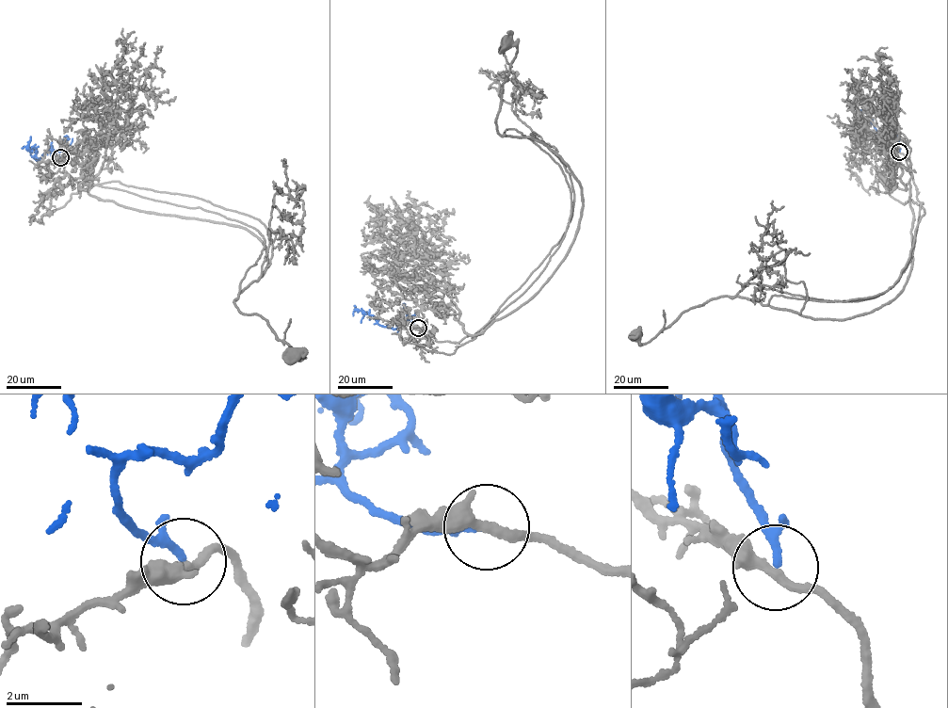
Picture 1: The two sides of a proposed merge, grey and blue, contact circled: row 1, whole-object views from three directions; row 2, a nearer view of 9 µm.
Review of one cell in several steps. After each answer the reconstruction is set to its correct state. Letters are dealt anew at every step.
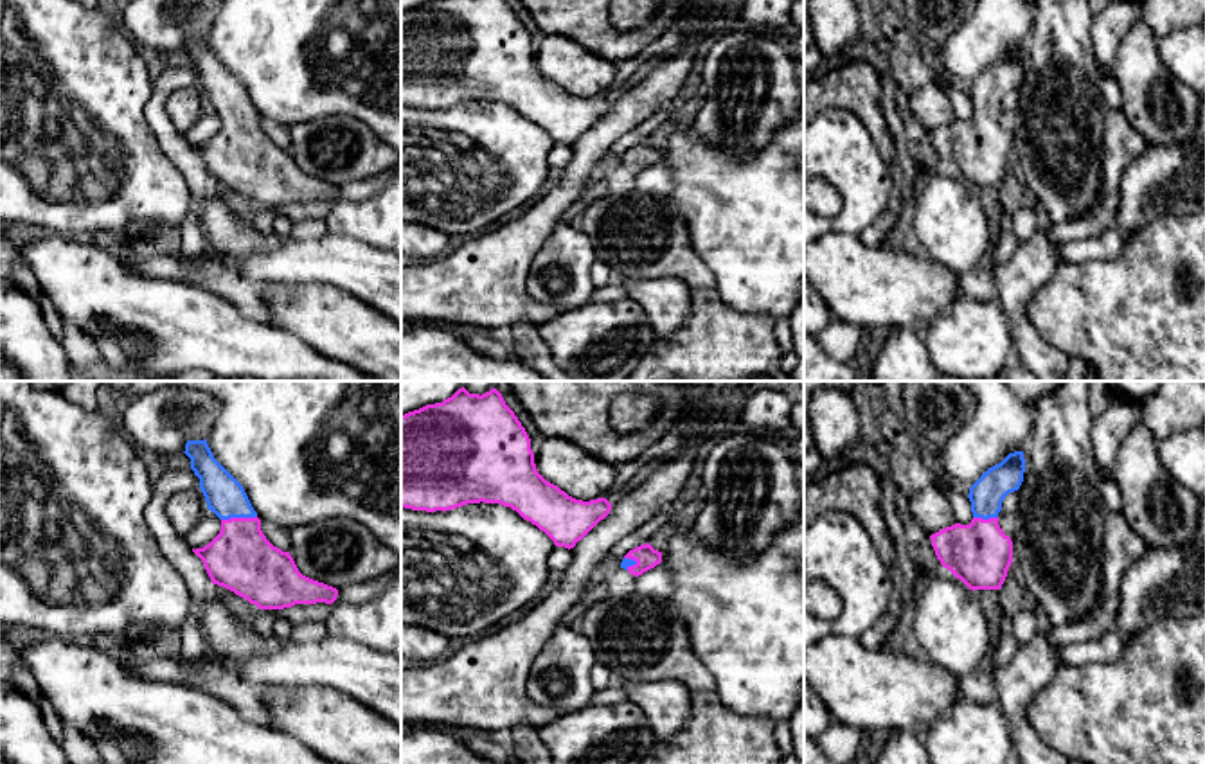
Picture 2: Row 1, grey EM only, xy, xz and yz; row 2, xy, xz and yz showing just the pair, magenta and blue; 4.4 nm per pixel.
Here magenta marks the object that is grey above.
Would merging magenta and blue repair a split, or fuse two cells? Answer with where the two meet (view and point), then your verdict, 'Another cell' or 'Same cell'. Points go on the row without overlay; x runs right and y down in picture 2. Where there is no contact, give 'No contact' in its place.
Touches magenta at xy (238, 115). Same cell

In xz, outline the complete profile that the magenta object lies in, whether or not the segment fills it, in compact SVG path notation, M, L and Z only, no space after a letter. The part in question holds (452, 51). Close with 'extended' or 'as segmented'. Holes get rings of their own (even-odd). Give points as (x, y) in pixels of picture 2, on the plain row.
M435 0L401 13L401 104L444 110L480 99L511 104L568 147L611 108L606 95L576 97L538 70L531 36L505 0Z; as segmented

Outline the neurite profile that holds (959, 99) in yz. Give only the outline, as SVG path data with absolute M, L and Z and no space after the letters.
M933 77L933 83L941 88L941 92L950 99L953 106L953 113L957 120L969 122L973 117L971 99L966 92L959 90L955 84L939 81Z

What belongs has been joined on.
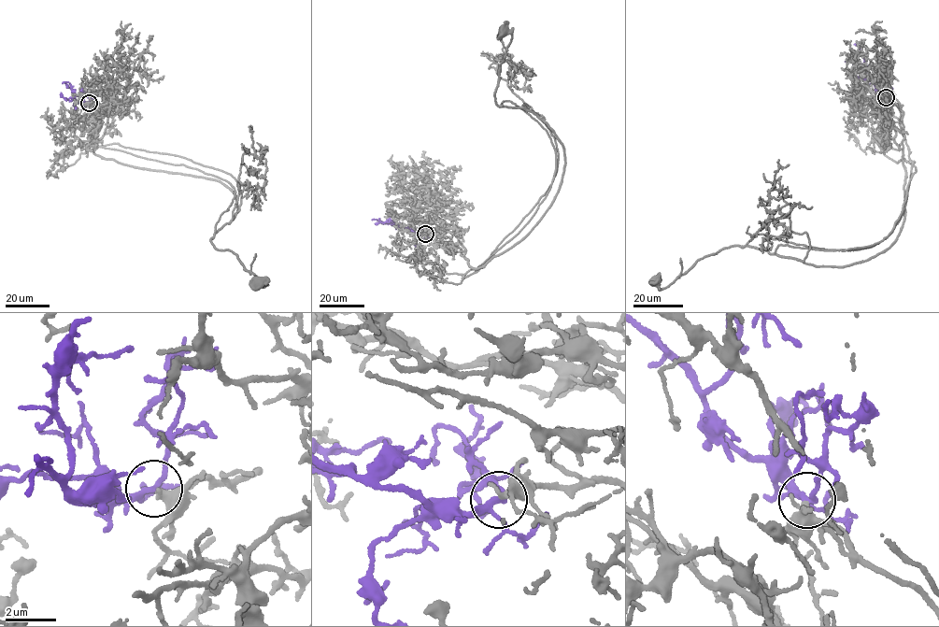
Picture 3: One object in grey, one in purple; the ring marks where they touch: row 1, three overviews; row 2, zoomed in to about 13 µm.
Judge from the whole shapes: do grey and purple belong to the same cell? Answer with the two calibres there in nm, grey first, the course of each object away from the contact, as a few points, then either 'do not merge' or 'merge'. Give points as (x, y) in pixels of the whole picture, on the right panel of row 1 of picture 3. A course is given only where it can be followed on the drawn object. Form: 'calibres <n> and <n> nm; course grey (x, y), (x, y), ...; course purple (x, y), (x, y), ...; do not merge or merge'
calibres 440 and 180 nm; course grey (886, 97), (899, 108), (906, 171), (905, 218), (889, 247), (832, 267), (734, 246), (666, 287), (653, 282); course purple (886, 97), (866, 78), (866, 64), (861, 49), (854, 44); do not merge

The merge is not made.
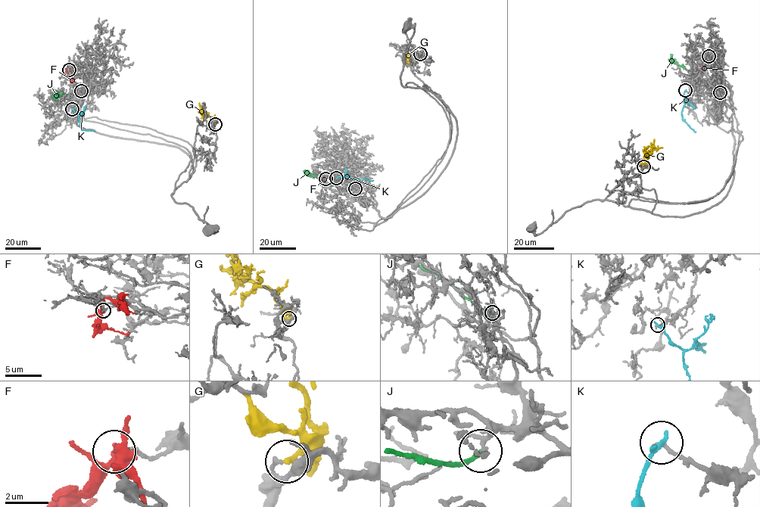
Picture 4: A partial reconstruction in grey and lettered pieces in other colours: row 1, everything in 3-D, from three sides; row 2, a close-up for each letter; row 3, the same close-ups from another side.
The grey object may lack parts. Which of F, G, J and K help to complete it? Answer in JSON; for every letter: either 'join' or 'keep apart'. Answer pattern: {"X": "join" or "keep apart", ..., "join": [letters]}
{"F": "keep apart", "G": "join", "J": "keep apart", "K": "keep apart", "join": ["G"]}

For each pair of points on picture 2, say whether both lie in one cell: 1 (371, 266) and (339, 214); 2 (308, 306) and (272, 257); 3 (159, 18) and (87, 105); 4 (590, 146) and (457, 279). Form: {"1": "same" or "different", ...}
{"1": "different", "2": "different", "3": "different", "4": "same"}

